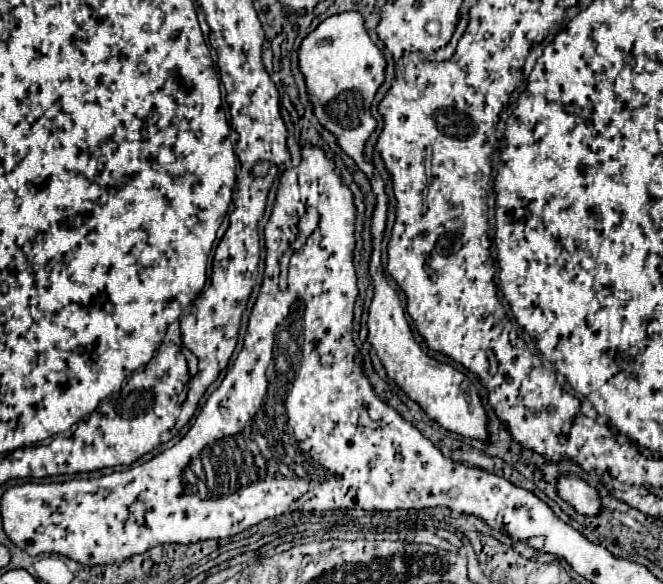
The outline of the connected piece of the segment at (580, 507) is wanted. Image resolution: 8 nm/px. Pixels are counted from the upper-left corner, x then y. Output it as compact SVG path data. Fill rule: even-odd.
M562 473L556 481L556 493L568 505L572 505L580 515L596 517L604 509L598 491L594 487L590 487L584 479L576 477L576 475Z

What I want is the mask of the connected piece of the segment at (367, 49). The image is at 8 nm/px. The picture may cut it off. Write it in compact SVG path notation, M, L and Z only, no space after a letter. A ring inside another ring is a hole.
M354 11L328 17L302 41L298 61L300 71L306 77L306 87L310 101L314 103L316 117L336 135L338 145L372 179L374 167L370 161L366 161L364 147L378 127L376 119L372 117L372 101L386 79L386 59L370 39L364 27L364 17Z

